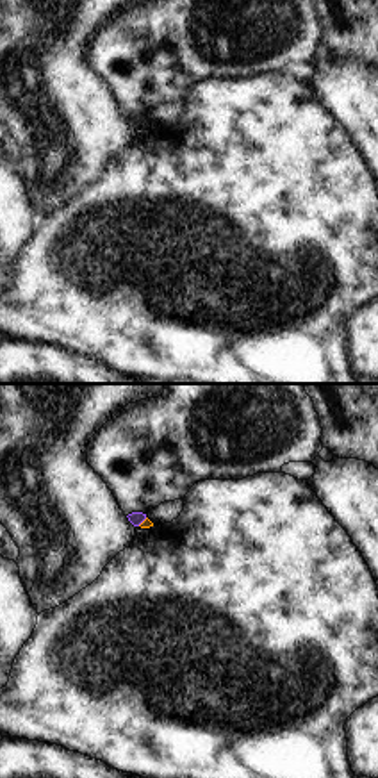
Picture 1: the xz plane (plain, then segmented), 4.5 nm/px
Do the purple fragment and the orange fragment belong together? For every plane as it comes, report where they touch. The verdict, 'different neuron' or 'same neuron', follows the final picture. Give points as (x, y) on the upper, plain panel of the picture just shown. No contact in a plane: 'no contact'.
(141, 122)

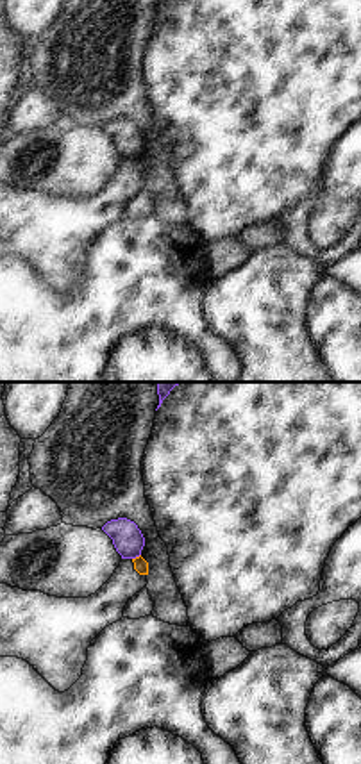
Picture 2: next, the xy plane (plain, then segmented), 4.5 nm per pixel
(136, 156)

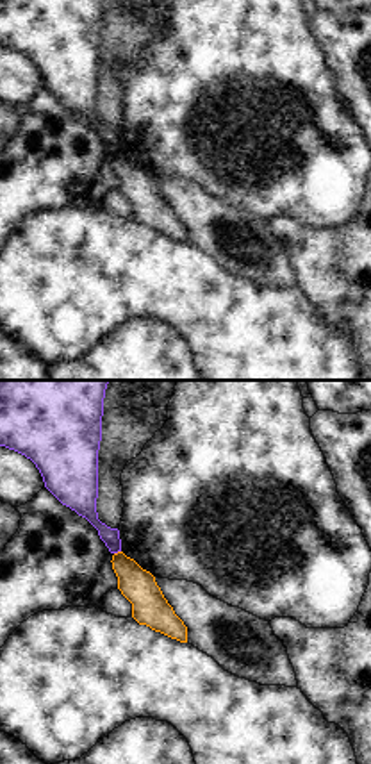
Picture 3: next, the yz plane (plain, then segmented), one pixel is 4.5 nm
(116, 152)

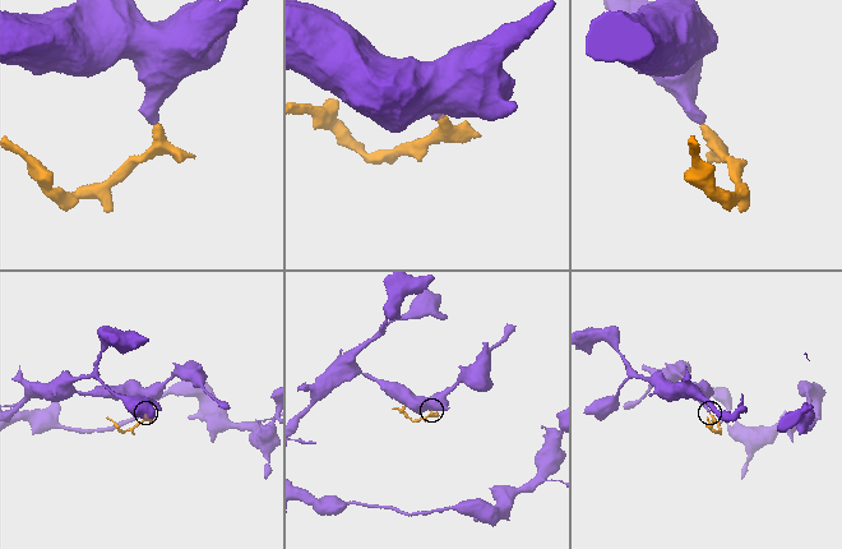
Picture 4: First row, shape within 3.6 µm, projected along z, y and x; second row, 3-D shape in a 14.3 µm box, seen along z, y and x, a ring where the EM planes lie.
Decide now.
different neuron

